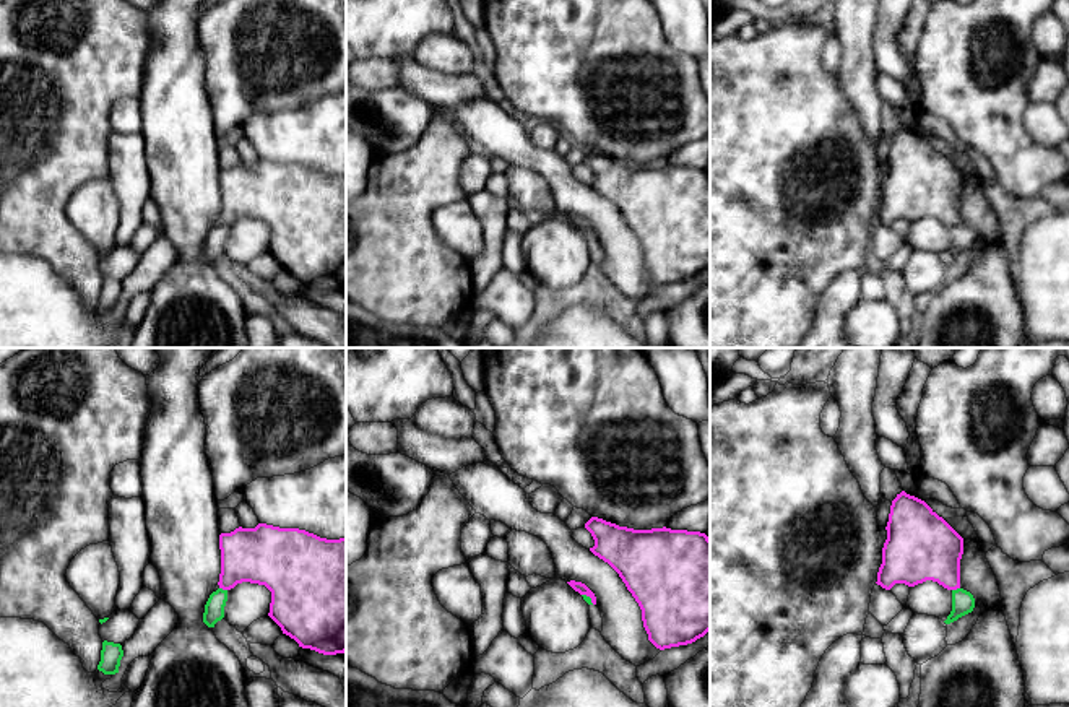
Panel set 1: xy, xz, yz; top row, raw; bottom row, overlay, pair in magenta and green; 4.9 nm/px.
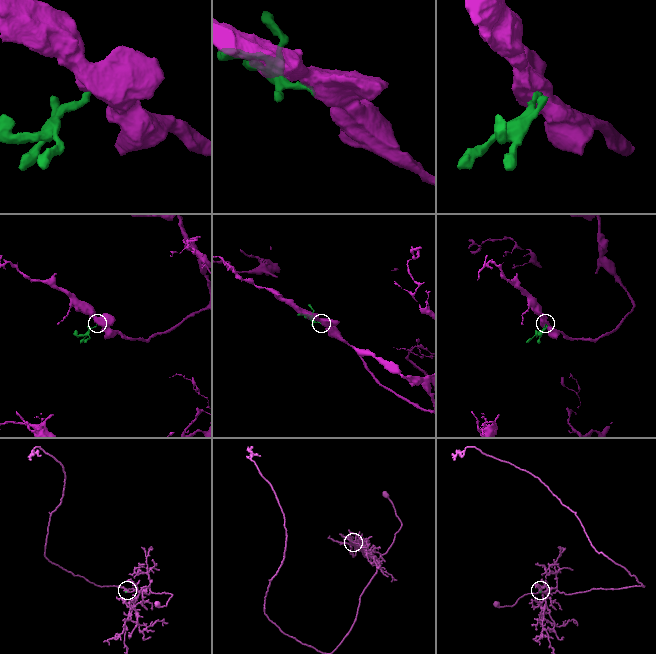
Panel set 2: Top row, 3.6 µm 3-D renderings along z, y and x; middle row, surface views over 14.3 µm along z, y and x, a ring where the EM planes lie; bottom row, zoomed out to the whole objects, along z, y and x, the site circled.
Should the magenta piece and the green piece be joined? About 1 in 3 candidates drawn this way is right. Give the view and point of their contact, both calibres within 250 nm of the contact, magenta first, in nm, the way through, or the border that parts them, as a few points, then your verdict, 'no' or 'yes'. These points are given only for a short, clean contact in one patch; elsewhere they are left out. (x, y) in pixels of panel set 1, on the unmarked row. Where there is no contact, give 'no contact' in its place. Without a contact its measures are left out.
meets magenta in xy at (223, 225); 280 nm thick on the magenta side, 100 nm on the other; border along xy (220, 223), (226, 226); no

